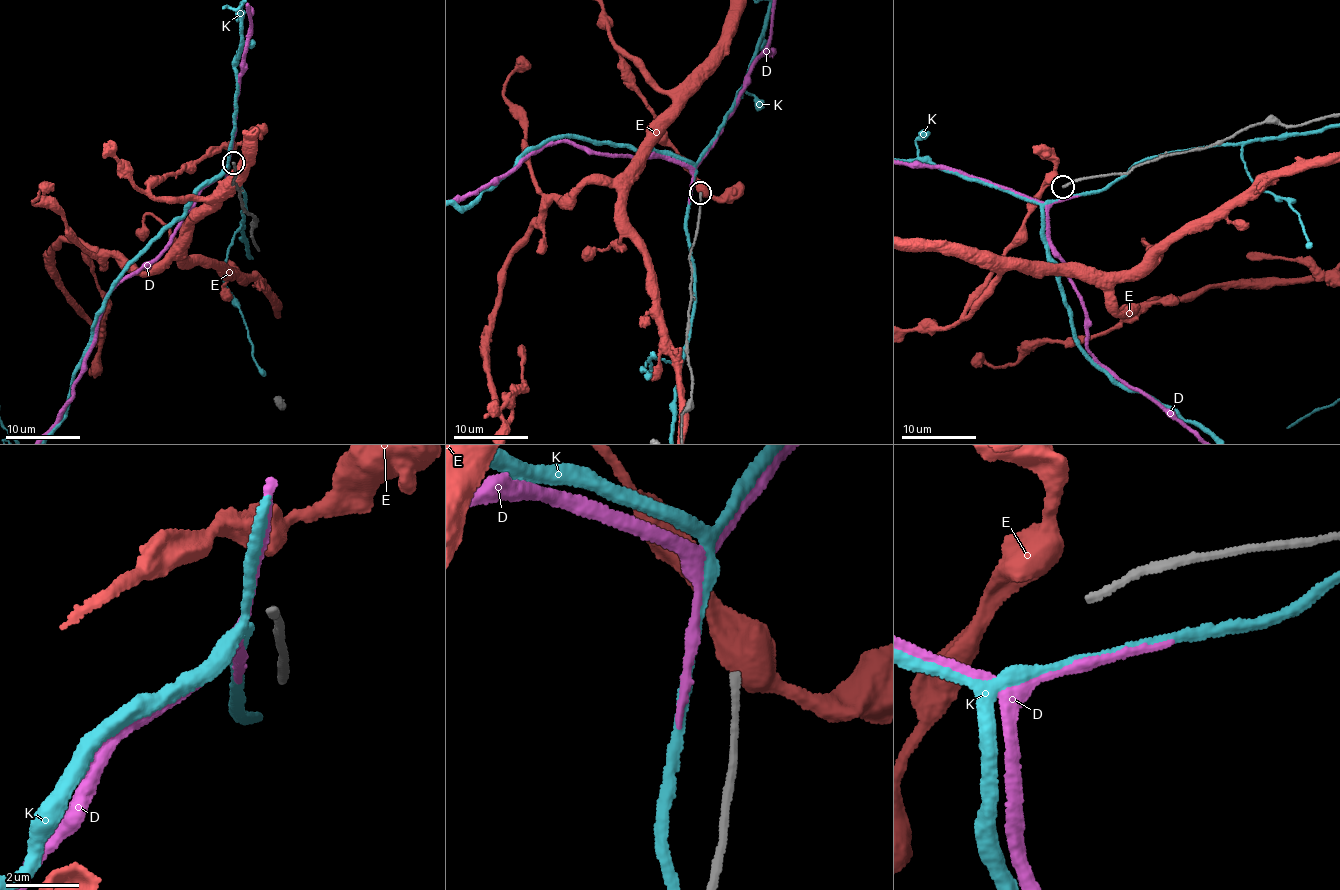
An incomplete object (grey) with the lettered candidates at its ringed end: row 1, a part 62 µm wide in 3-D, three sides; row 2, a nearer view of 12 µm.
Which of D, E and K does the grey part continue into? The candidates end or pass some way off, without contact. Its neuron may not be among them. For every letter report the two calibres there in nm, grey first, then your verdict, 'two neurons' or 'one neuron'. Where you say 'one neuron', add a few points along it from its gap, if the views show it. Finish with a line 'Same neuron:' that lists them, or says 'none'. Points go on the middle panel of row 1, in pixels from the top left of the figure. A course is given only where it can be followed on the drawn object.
D: 200/240 nm | two neurons
E: 200/800 nm | two neurons
K: 200/200 nm | two neurons
Same neuron: none

